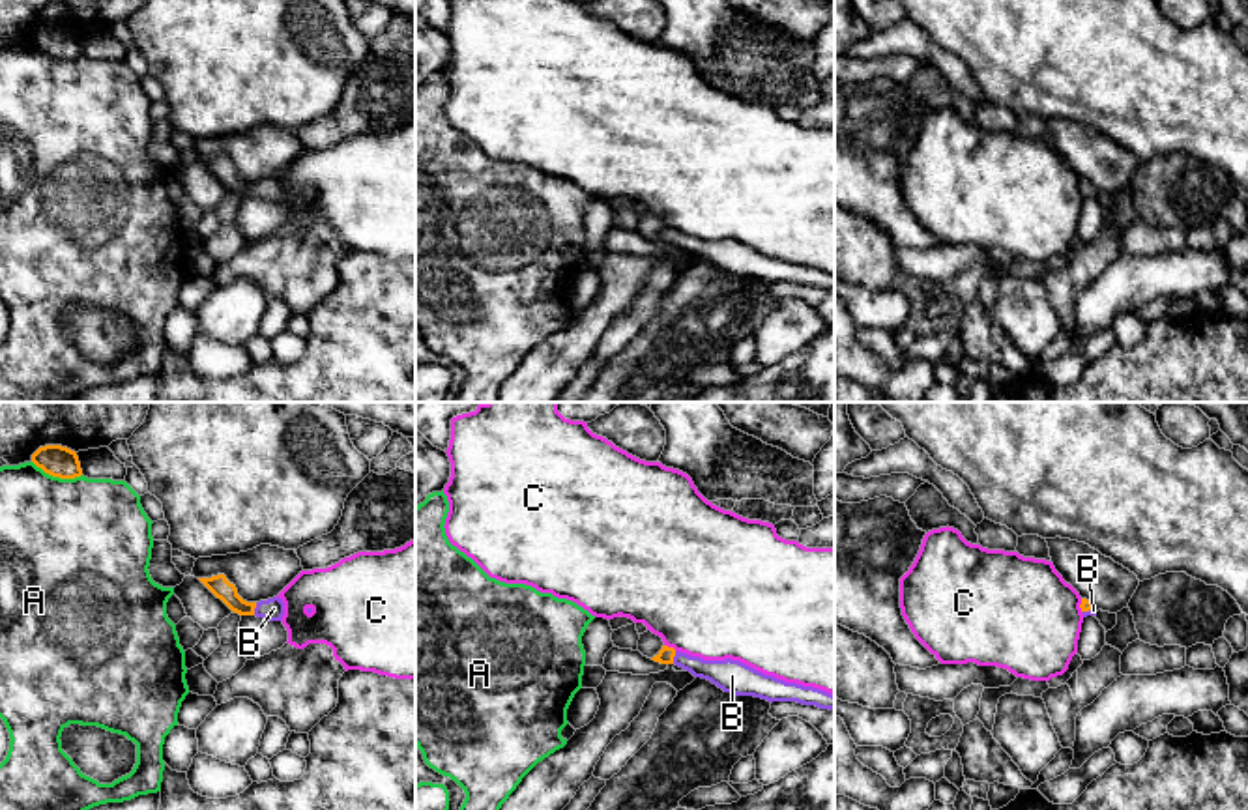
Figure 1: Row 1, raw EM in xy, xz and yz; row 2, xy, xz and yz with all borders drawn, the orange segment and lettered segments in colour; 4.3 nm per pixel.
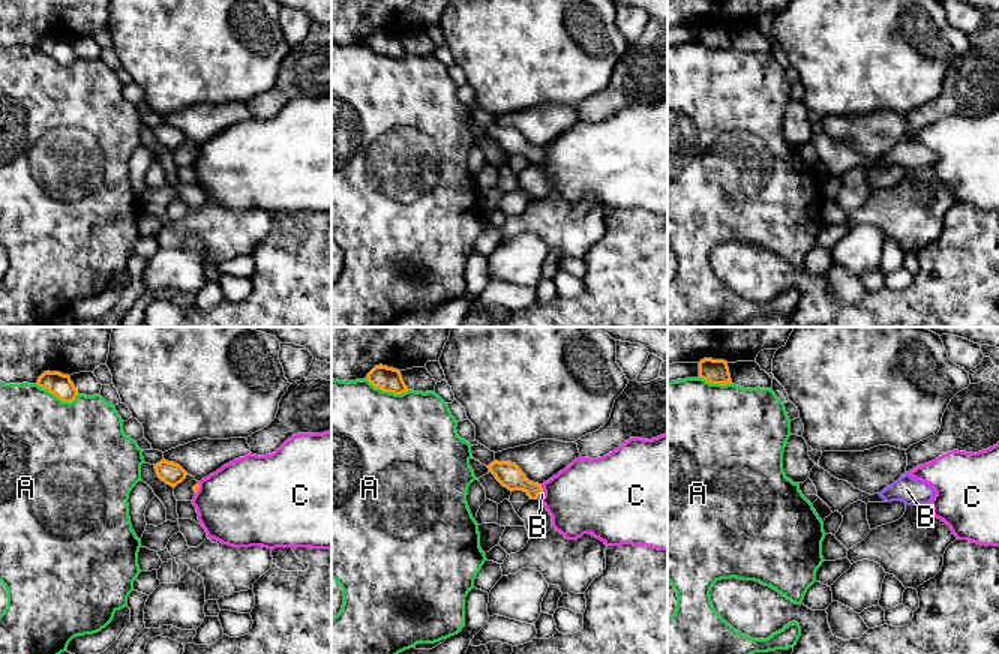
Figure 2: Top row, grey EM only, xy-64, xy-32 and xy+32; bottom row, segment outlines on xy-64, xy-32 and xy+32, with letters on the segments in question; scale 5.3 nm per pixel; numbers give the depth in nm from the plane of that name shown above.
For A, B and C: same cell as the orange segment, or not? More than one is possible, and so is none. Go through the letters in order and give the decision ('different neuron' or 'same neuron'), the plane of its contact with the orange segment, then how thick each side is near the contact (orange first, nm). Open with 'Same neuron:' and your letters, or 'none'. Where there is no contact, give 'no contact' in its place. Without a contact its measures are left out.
Same neuron: B
A: different neuron; meets orange in xy; 140 nm thick on the orange side, 480 nm on the other
B: same neuron; meets orange in xy; 90 nm thick on the orange side, 100 nm on the other
C: different neuron; meets orange in xz; 70 nm thick on the orange side, 480 nm on the other

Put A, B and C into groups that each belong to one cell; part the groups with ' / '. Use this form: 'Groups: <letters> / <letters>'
Groups: A / B / C

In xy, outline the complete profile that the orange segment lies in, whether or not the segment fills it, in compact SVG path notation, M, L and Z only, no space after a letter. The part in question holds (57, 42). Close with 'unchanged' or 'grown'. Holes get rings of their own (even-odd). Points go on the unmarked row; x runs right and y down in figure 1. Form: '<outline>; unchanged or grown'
M62 26L39 28L32 36L32 43L52 58L75 60L82 56L77 34Z; unchanged

